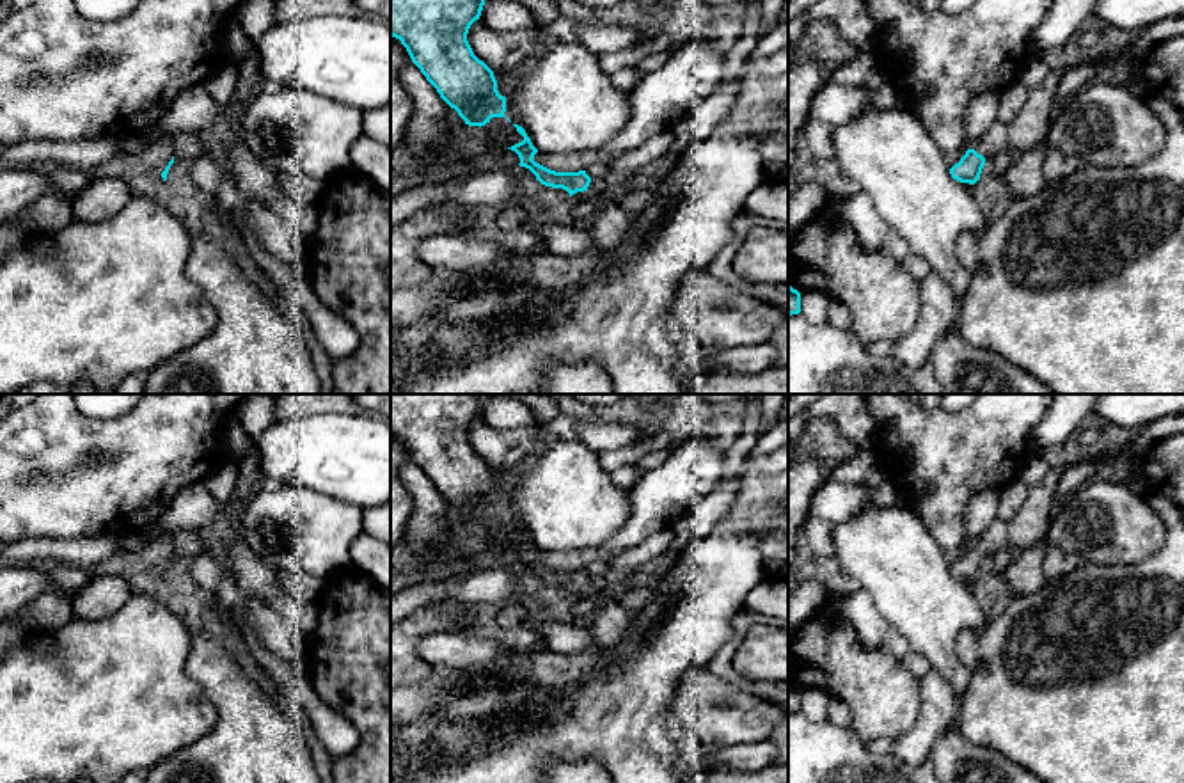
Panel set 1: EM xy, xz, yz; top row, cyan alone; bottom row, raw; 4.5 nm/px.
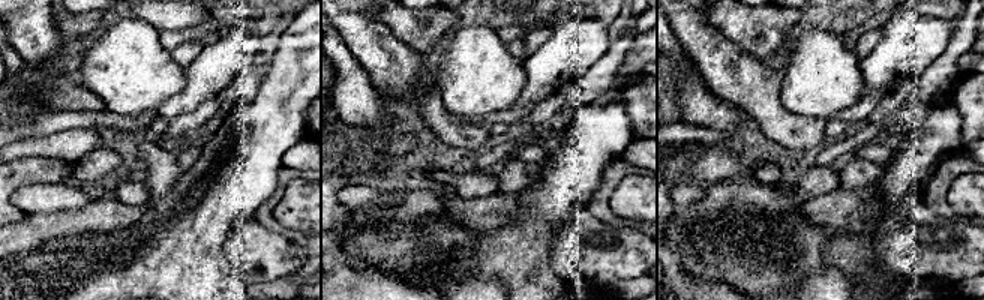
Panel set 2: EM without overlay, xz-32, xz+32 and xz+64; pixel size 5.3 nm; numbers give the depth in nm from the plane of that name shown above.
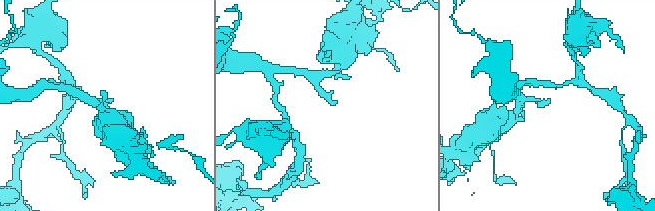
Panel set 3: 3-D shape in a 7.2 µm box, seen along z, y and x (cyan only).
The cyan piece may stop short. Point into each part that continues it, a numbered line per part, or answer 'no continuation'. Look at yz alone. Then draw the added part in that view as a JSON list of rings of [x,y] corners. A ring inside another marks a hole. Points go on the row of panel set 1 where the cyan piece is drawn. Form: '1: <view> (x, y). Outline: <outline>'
1: yz (1028, 128). Outline: [[[1051,69],[1040,85],[1030,91],[1024,107],[1010,124],[996,123],[987,135],[976,142],[975,151],[985,160],[1003,149],[1026,153],[1038,146],[1049,130],[1051,107],[1065,69]]]

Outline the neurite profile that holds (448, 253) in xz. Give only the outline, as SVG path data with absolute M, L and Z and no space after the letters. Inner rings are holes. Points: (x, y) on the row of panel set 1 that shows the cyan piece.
M440 234L422 240L417 256L437 272L478 270L495 263L504 247L488 240L469 240L456 234Z

